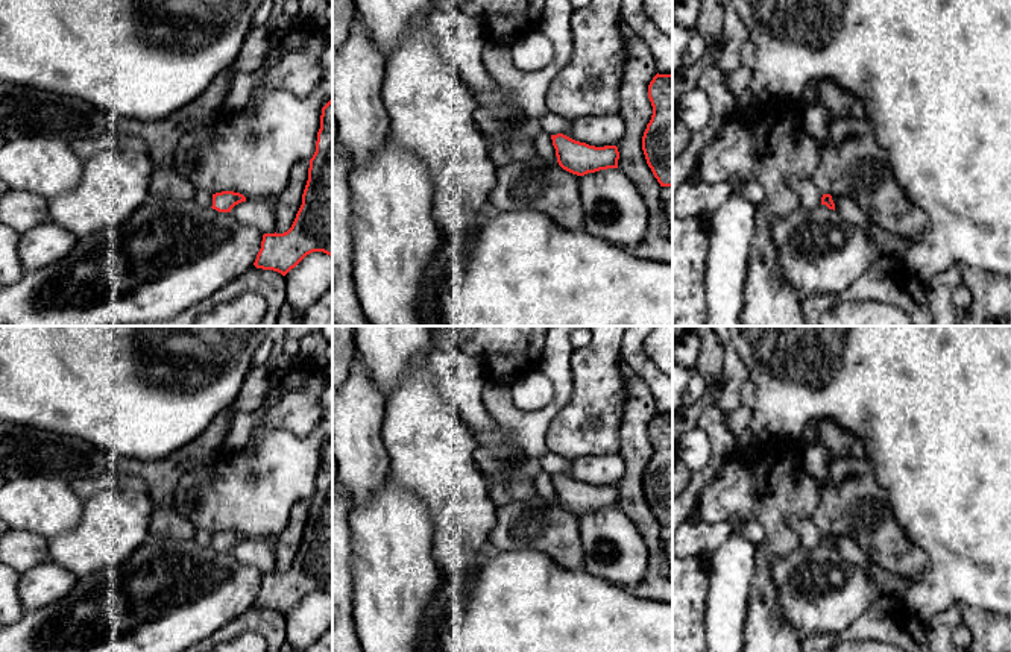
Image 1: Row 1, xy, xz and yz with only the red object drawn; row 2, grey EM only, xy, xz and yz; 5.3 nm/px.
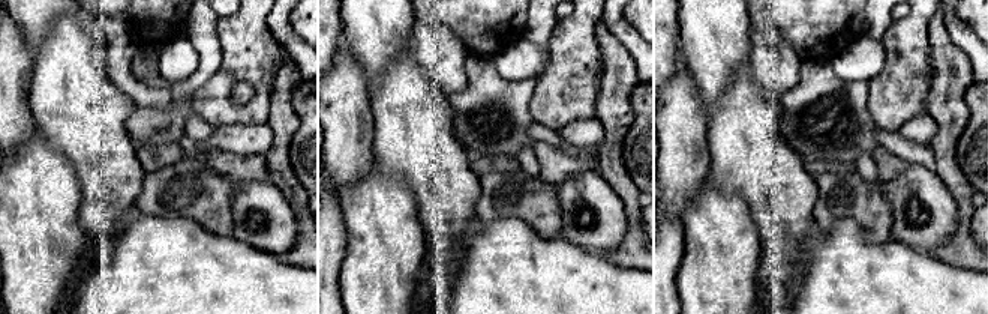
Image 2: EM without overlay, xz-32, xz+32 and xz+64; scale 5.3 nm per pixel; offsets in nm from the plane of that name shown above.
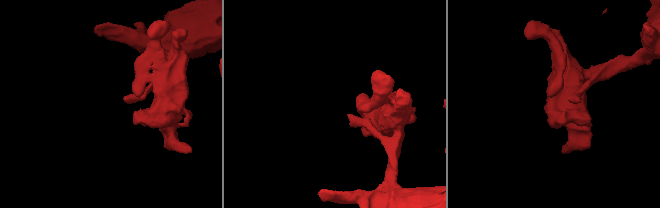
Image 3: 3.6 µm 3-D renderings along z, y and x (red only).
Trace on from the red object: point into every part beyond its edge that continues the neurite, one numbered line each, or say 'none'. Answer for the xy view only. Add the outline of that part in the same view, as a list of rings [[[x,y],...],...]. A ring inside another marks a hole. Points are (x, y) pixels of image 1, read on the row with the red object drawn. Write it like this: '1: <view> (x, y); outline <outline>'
none

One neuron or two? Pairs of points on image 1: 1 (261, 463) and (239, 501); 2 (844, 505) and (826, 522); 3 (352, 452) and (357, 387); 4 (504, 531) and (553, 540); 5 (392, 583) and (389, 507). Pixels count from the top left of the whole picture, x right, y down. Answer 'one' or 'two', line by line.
1: one
2: one
3: one
4: one
5: one

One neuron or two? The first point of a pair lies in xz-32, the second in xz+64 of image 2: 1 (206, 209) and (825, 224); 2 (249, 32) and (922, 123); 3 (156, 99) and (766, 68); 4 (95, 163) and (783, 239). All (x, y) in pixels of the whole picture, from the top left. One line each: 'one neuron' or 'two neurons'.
1: one neuron
2: two neurons
3: one neuron
4: one neuron

